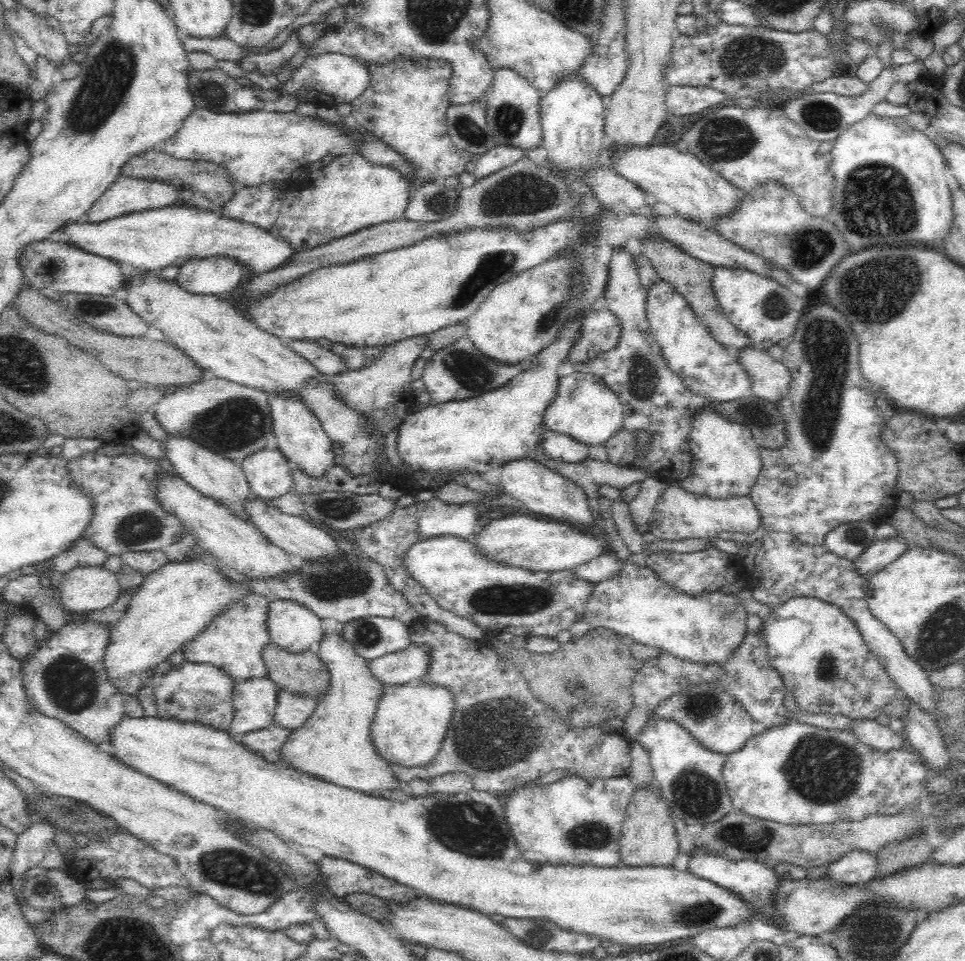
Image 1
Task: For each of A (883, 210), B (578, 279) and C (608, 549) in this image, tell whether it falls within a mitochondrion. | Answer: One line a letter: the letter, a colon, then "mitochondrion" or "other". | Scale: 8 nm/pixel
A: mitochondrion
B: mitochondrion
C: other

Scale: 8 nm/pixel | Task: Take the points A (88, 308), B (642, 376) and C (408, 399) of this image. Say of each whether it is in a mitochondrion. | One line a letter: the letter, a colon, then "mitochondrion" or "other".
A: mitochondrion
B: mitochondrion
C: other

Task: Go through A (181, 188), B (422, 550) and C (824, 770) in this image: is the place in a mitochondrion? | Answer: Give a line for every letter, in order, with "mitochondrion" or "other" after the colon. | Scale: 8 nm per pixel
A: other
B: other
C: mitochondrion

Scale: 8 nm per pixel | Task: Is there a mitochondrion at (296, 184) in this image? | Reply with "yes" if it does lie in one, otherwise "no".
no

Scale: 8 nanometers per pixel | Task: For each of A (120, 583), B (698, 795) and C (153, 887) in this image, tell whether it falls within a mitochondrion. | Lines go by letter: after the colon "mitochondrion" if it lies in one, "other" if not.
A: other
B: mitochondrion
C: other

